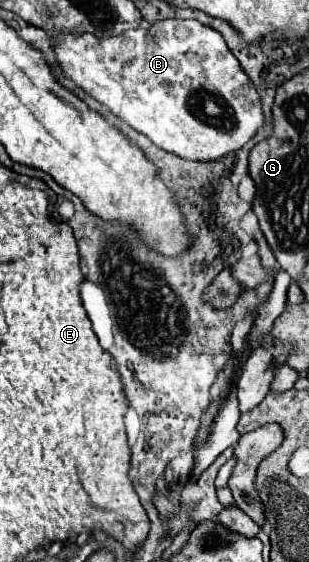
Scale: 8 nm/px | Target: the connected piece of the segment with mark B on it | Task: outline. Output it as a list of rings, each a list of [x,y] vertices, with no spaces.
[[[168,18],[158,20],[148,28],[126,30],[120,36],[104,38],[90,32],[60,32],[52,34],[52,50],[58,68],[66,78],[136,132],[148,136],[158,148],[186,160],[216,160],[240,150],[264,122],[258,94],[236,56],[228,50],[222,34],[198,20]]]

